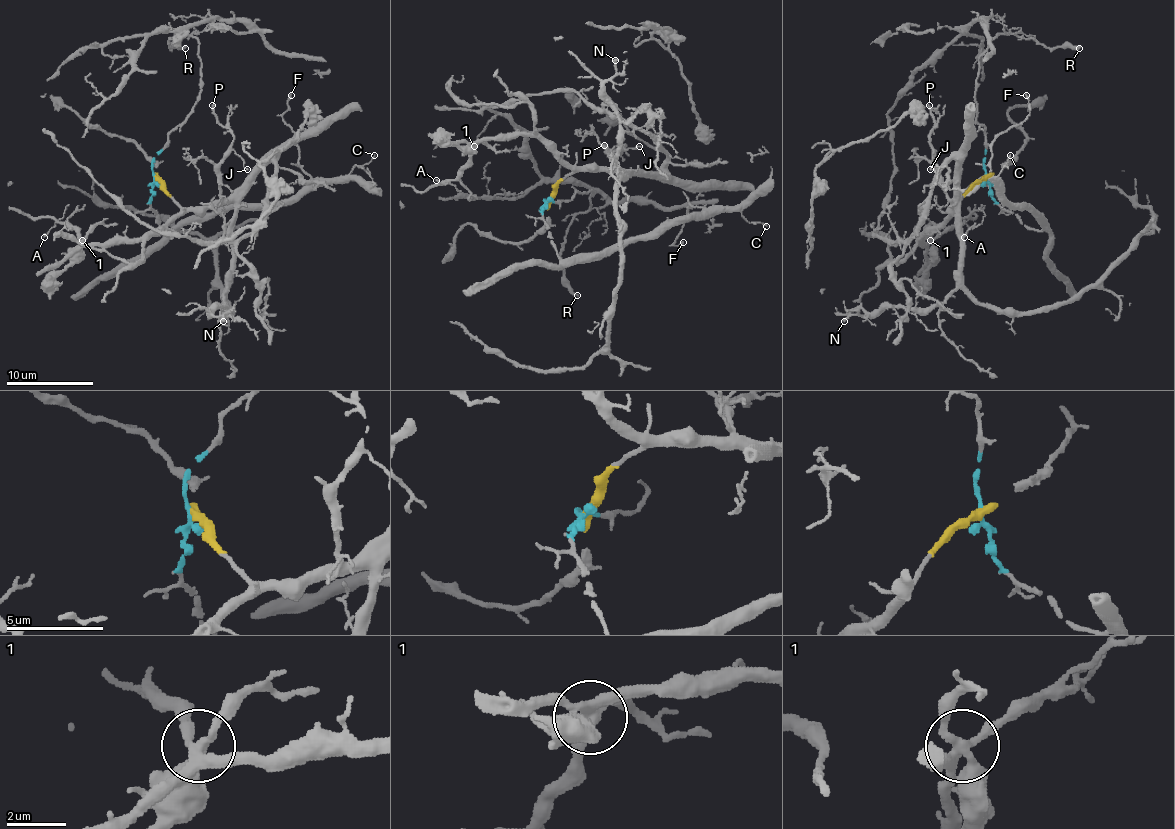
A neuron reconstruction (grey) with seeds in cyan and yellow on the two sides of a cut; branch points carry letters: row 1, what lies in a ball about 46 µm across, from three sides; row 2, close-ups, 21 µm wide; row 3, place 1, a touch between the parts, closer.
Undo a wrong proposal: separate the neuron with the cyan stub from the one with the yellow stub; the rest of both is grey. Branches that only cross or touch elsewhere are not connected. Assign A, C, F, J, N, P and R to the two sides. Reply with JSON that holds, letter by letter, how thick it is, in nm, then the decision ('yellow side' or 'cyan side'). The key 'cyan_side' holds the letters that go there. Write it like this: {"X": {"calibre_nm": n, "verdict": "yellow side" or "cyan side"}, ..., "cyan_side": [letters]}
{"A": {"calibre_nm": 150, "verdict": "yellow side"}, "C": {"calibre_nm": 110, "verdict": "cyan side"}, "F": {"calibre_nm": 200, "verdict": "cyan side"}, "J": {"calibre_nm": 150, "verdict": "yellow side"}, "N": {"calibre_nm": 240, "verdict": "yellow side"}, "P": {"calibre_nm": 150, "verdict": "yellow side"}, "R": {"calibre_nm": 300, "verdict": "cyan side"}, "cyan_side": ["C", "F", "R"]}

